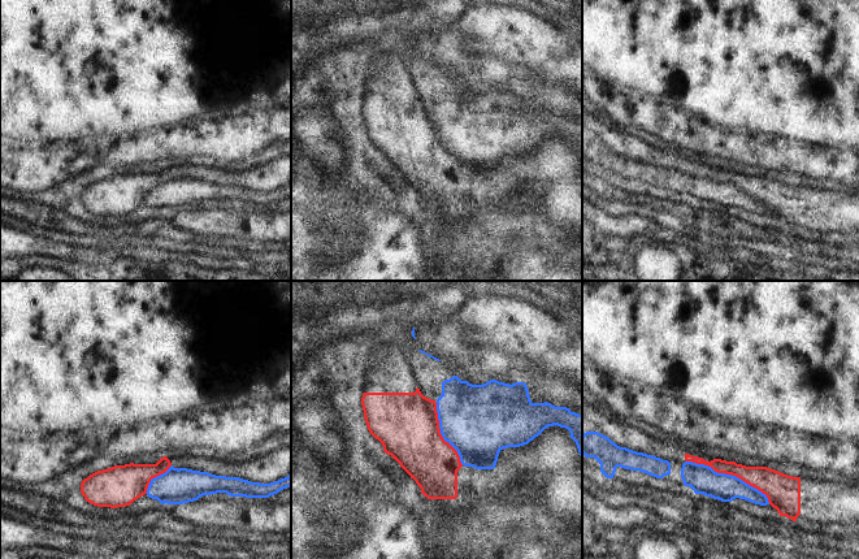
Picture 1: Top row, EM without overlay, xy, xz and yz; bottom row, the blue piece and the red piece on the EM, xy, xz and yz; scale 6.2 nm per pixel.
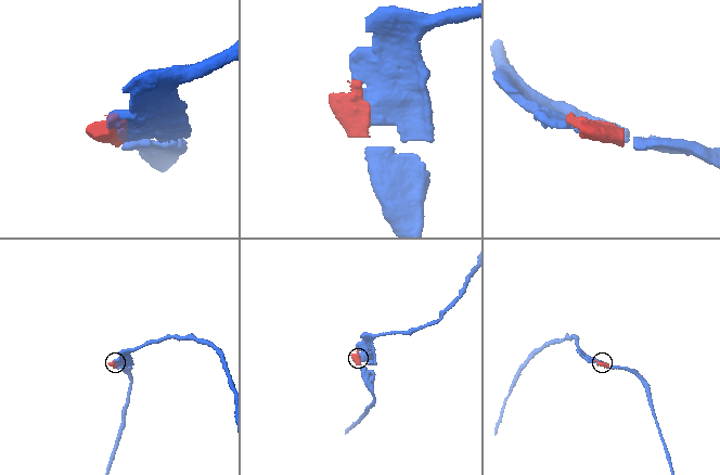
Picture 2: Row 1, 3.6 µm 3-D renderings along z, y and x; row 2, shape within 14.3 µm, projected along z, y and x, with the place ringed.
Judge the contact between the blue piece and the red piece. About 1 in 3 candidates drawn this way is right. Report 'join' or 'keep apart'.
keep apart

